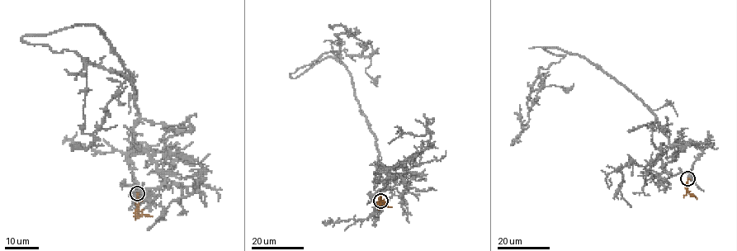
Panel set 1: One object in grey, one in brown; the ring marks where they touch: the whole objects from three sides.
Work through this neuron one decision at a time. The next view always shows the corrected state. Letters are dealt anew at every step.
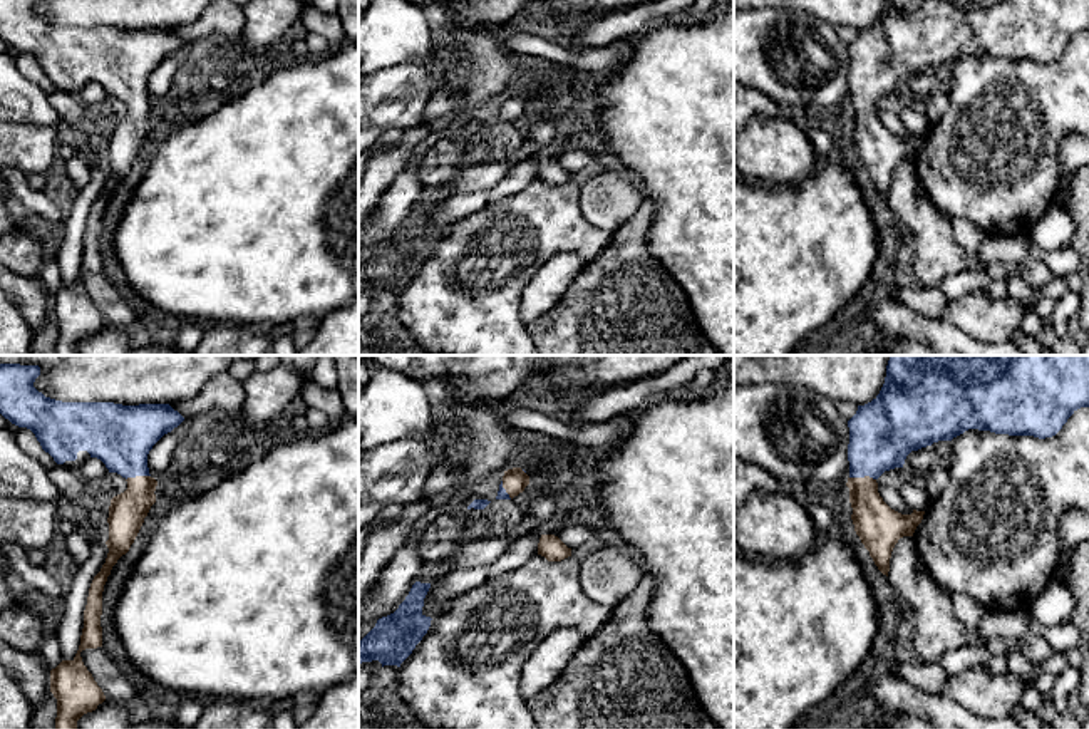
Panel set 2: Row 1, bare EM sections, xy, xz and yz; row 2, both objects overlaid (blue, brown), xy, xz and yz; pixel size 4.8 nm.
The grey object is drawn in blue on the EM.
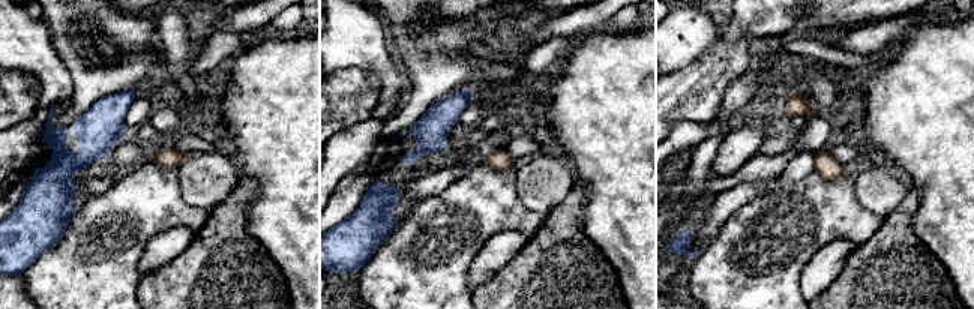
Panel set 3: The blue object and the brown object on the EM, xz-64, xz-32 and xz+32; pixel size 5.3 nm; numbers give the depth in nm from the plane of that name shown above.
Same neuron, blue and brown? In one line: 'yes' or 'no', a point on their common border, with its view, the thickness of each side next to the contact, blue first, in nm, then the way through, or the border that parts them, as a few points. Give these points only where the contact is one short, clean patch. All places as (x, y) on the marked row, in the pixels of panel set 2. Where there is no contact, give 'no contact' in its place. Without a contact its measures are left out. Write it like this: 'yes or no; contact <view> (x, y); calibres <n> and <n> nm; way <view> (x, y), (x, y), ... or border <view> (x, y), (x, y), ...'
yes; contact yz (863, 476); calibres 320 and 200 nm; way yz (882, 433), (870, 453), (863, 476), (863, 496), (877, 525)

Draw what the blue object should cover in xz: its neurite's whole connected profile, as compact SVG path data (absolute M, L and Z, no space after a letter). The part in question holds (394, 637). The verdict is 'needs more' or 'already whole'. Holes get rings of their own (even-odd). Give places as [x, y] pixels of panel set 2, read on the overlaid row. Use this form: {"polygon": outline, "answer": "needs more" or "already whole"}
{"polygon": "M415 582L399 608L377 620L359 642L359 664L379 660L382 667L400 667L431 627L432 618L422 613L429 588L431 583Z", "answer": "already whole"}

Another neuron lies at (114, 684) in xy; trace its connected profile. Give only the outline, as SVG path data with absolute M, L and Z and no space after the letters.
M104 647L85 649L80 652L82 662L102 689L107 701L132 706L137 694L126 674L121 672L117 662Z

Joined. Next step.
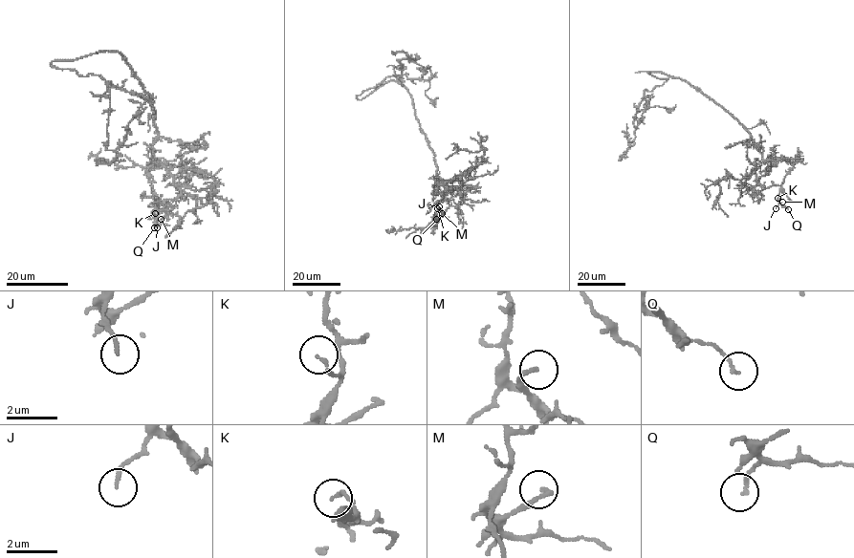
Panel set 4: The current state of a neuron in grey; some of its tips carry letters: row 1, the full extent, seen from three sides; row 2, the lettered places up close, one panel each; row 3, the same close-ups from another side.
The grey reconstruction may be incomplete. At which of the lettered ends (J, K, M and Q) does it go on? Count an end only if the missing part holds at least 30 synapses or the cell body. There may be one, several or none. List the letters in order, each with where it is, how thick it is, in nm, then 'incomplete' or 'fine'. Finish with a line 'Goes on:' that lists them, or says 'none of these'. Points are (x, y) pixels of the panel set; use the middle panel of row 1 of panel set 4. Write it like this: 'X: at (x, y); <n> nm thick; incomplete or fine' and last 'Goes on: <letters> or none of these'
J: at (439, 206); 140 nm thick; fine
K: at (437, 208); 140 nm thick; fine
M: at (442, 213); 140 nm thick; fine
Q: at (436, 219); 120 nm thick; fine
Goes on: none of these

